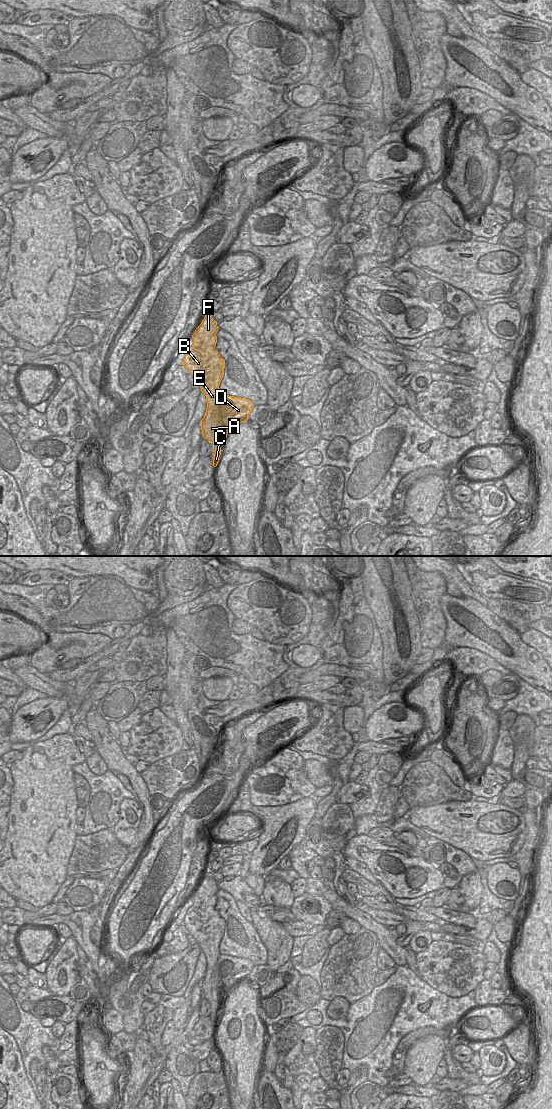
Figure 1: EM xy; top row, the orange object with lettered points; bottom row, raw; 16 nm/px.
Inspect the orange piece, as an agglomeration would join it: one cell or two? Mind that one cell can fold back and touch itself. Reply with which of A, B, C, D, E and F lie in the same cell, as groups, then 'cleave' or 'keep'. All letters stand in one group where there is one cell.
A B C E F / D; cleave

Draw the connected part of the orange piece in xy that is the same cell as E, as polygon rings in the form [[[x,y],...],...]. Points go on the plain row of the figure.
[[[208,870],[192,897],[194,903],[186,912],[183,925],[191,933],[206,956],[207,968],[201,980],[202,995],[209,1003],[223,1005],[218,995],[216,964],[220,957],[219,945],[224,935],[225,920],[215,909],[217,881]]]

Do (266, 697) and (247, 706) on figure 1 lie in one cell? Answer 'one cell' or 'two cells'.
one cell

